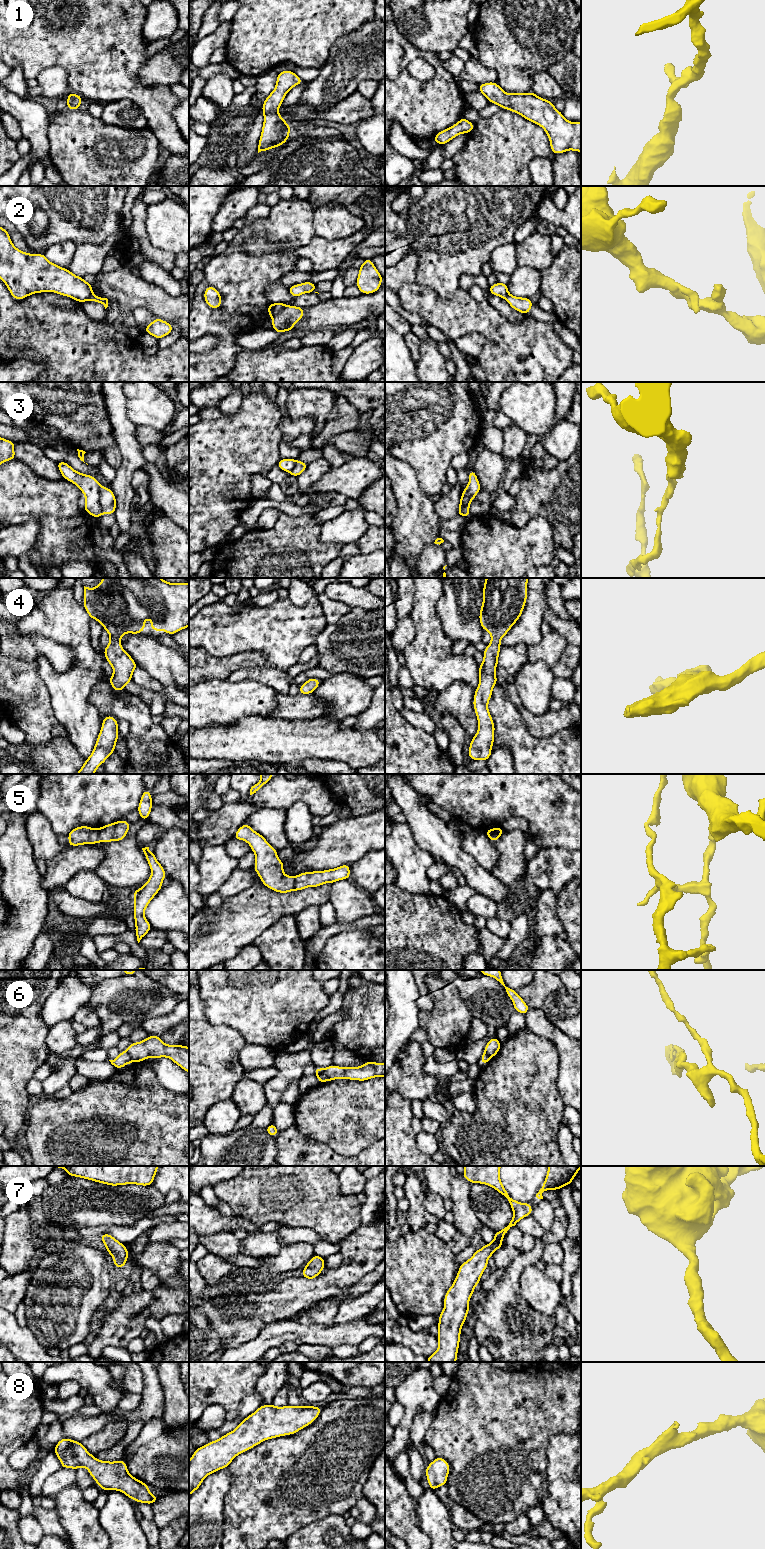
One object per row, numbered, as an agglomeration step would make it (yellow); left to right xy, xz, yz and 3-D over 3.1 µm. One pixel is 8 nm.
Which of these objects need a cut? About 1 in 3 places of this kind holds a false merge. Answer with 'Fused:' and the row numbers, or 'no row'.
Fused: 2, 3, 5, 6

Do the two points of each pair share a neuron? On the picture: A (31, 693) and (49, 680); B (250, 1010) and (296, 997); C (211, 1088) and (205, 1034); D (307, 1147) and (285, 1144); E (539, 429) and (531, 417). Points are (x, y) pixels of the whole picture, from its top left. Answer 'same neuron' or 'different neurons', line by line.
A: different neurons
B: same neuron
C: same neuron
D: same neuron
E: same neuron

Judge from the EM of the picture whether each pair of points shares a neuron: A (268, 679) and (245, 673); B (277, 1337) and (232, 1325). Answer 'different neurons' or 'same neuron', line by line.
A: same neuron
B: different neurons

